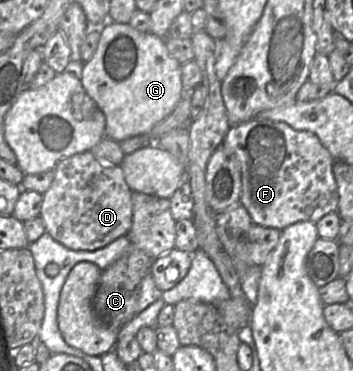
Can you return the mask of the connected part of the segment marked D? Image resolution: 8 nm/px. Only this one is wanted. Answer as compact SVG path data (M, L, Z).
M90 152L77 153L62 159L54 168L55 177L43 194L40 217L57 242L75 251L101 249L121 236L127 236L132 226L132 190L128 187L121 166L99 162Z

